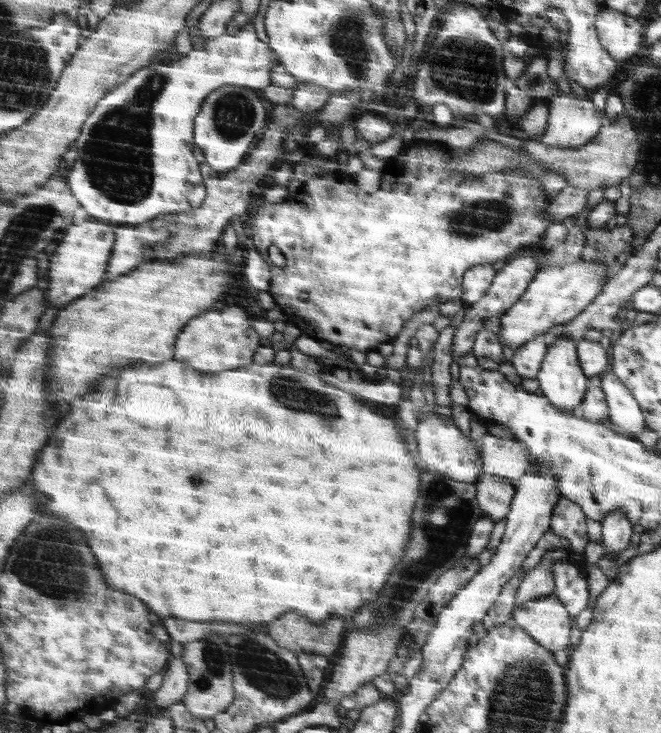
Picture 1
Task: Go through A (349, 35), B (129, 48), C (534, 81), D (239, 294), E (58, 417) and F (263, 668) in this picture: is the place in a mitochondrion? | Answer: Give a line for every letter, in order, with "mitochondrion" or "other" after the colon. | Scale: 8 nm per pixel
A: mitochondrion
B: other
C: mitochondrion
D: other
E: other
F: mitochondrion

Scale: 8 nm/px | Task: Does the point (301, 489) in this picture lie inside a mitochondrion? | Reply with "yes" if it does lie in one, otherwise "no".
no

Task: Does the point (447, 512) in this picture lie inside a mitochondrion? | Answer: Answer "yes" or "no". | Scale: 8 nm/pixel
yes

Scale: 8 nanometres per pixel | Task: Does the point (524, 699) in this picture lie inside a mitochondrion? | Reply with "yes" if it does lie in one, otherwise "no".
yes

